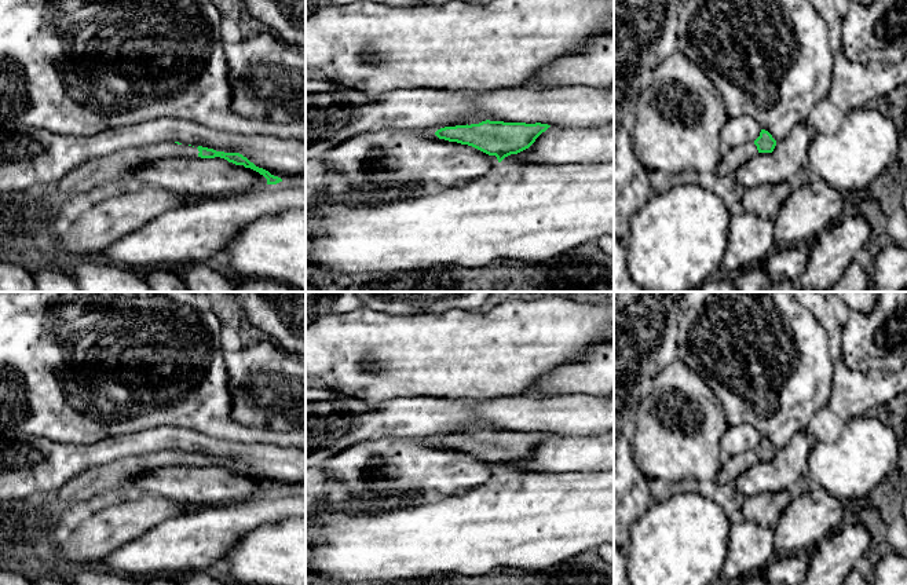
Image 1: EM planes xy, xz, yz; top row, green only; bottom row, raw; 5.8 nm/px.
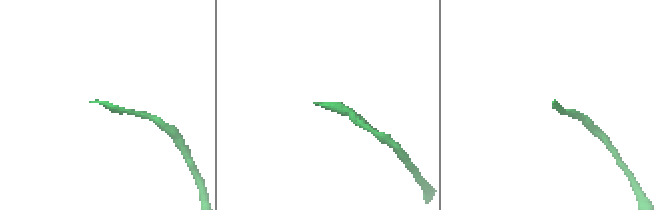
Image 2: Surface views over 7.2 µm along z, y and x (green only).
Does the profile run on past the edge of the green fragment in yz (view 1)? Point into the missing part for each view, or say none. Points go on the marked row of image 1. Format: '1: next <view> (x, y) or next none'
1: next none

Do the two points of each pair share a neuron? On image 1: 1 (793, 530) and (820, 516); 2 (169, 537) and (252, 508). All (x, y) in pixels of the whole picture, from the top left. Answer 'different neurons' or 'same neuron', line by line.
1: same neuron
2: same neuron

